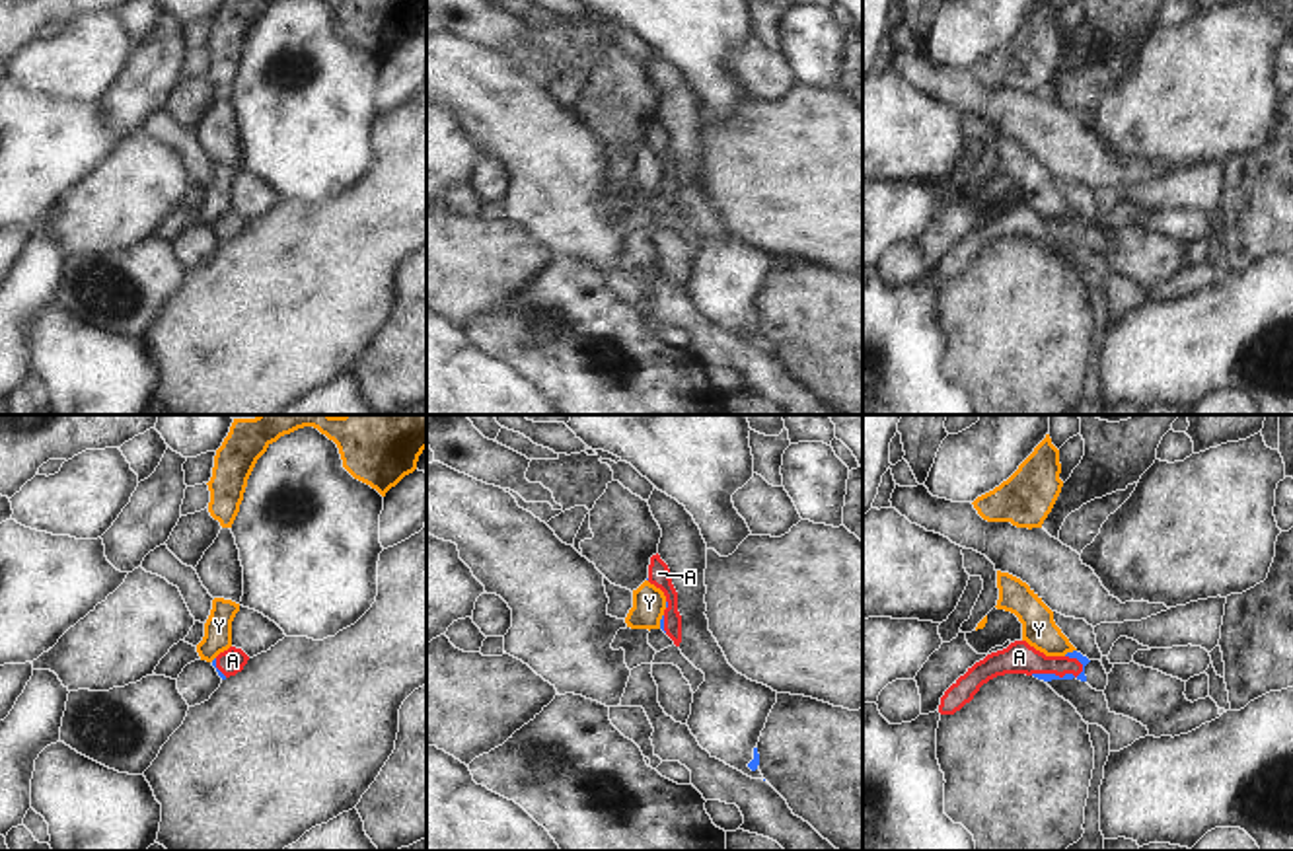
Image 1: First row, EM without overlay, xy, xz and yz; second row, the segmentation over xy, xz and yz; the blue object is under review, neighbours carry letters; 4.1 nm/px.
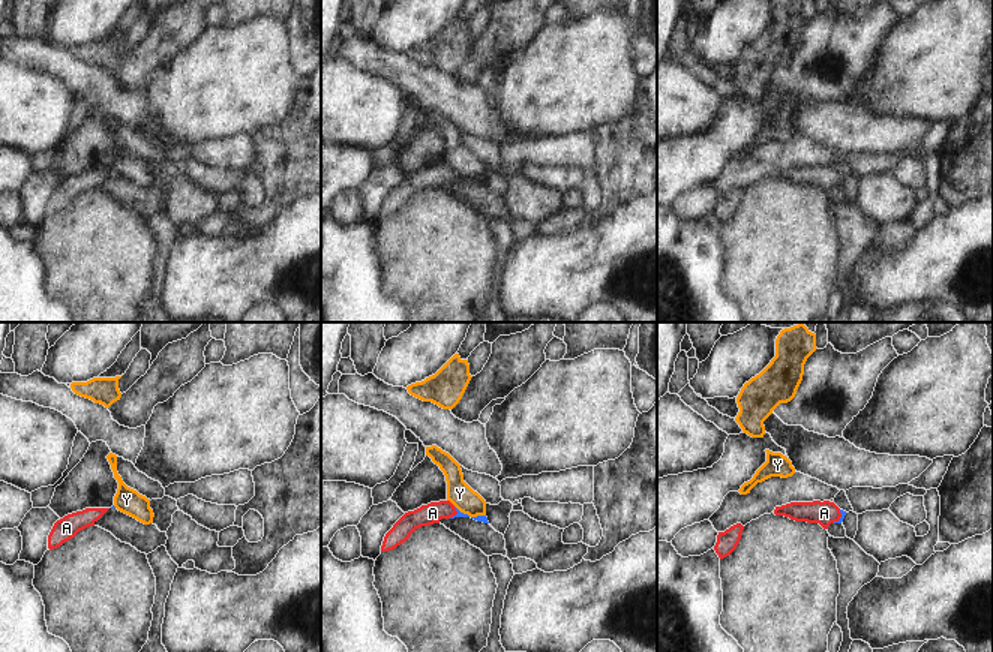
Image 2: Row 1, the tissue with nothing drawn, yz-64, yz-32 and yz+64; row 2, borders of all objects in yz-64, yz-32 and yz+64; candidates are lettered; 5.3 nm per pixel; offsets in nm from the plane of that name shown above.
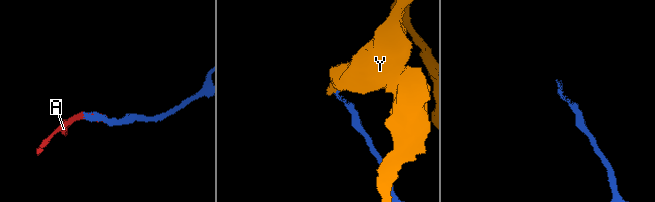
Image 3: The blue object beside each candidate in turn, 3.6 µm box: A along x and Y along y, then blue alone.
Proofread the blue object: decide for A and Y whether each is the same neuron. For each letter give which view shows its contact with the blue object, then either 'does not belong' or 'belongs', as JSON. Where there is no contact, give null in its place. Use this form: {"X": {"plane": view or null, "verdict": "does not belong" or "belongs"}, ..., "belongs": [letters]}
{"A": {"plane": "yz", "verdict": "belongs"}, "Y": {"plane": "yz", "verdict": "does not belong"}, "belongs": ["A"]}

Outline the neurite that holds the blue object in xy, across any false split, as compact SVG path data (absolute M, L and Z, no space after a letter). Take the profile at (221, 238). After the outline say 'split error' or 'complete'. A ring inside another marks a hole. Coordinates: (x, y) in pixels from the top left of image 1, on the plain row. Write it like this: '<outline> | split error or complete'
M230 210L212 224L212 230L216 232L218 240L226 243L241 236L247 224L249 220L241 212Z | split error

